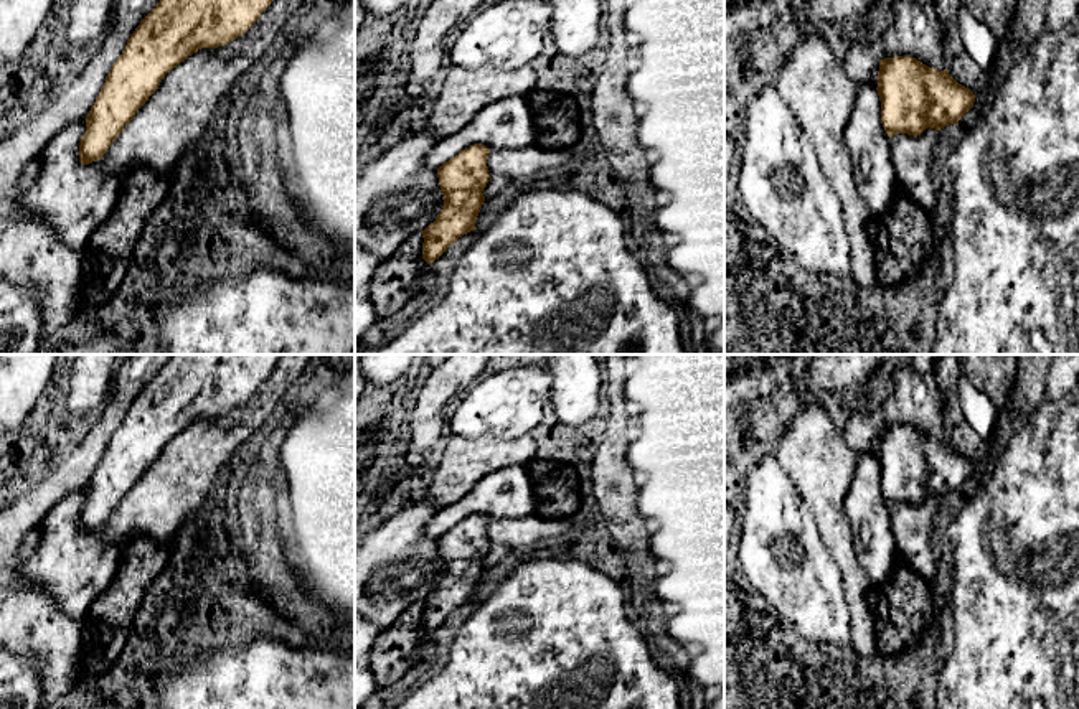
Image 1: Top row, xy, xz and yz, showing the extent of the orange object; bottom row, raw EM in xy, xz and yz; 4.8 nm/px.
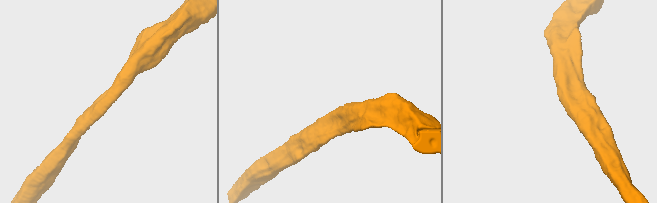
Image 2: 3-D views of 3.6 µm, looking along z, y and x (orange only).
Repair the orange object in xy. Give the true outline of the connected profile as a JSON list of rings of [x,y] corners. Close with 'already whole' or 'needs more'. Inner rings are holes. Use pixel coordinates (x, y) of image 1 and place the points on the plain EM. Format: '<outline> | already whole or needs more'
[[[172,354],[130,404],[86,485],[79,531],[101,529],[124,496],[158,458],[167,442],[201,417],[218,417],[246,402],[274,371],[280,354]]] | already whole

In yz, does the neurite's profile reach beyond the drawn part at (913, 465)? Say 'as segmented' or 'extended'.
as segmented

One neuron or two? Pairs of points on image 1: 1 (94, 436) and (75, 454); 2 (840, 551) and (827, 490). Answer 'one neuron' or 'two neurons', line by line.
1: one neuron
2: one neuron

